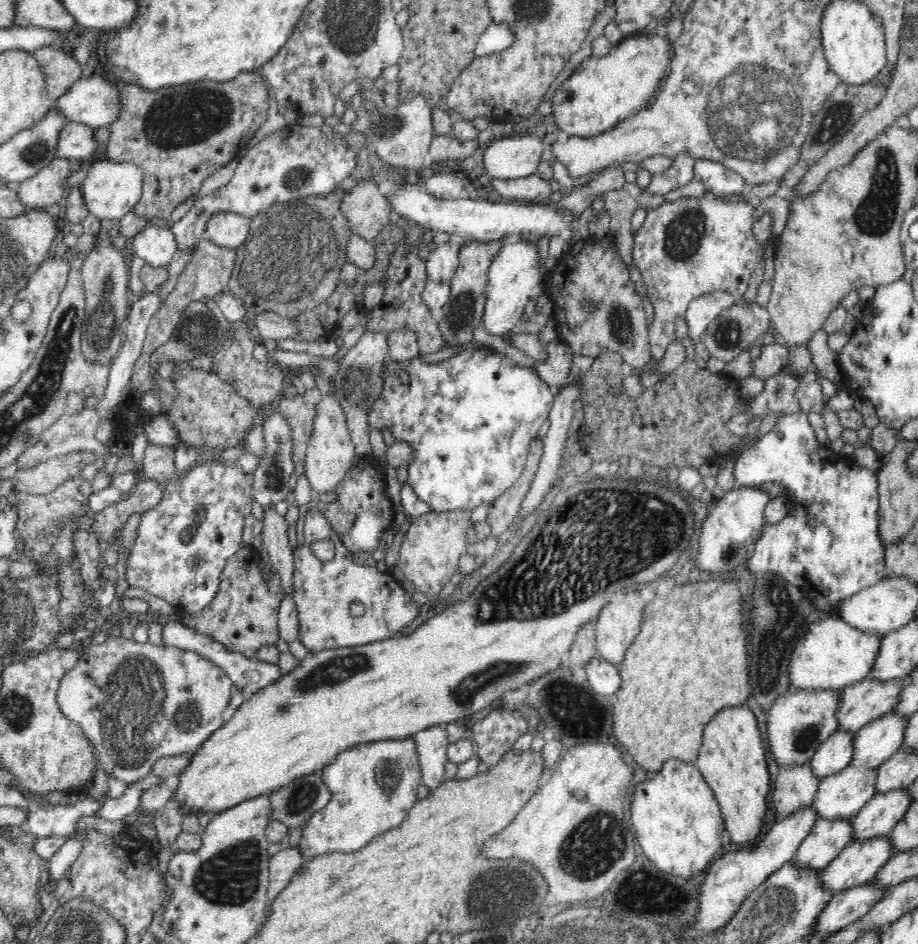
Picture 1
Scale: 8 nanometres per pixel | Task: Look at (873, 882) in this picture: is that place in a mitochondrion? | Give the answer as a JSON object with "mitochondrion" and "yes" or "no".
{"mitochondrion":"no"}

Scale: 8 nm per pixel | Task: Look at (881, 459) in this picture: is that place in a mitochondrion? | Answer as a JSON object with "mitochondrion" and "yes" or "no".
{"mitochondrion":"no"}

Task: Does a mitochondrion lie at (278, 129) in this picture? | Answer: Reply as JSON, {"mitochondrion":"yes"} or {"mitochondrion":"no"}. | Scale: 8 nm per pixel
{"mitochondrion":"no"}

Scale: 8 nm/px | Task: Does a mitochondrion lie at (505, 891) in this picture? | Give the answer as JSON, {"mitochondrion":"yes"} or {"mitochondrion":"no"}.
{"mitochondrion":"yes"}

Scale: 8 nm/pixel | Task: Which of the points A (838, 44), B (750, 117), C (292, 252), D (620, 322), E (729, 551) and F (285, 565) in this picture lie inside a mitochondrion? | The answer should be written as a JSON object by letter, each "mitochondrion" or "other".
{"A":"other","B":"mitochondrion","C":"mitochondrion","D":"mitochondrion","E":"mitochondrion","F":"other"}

